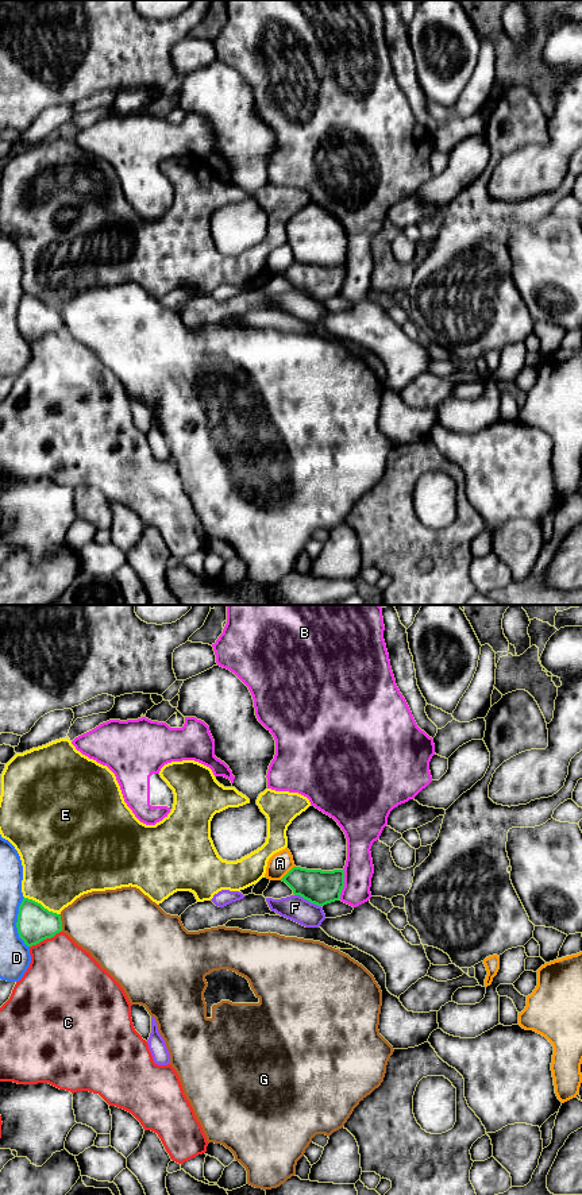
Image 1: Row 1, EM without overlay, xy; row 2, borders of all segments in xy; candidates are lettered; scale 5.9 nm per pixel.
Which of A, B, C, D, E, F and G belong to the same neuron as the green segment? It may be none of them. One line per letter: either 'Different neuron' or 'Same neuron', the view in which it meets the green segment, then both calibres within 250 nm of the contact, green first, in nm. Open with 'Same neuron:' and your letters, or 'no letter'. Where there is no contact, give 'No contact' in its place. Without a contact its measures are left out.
Same neuron: B
A: Different neuron. Touches green in xy. Thickness 200 nm (green) against 140 nm
B: Same neuron. Touches green in xy. Thickness 200 nm (green) against 180 nm
C: Different neuron. Touches green in xy. Thickness 220 nm (green) against 420 nm
D: Different neuron. Touches green in xy. Thickness 220 nm (green) against 180 nm
E: Different neuron. Touches green in xy. Thickness 220 nm (green) against 440 nm
F: Different neuron. Touches green in xy. Thickness 200 nm (green) against 150 nm
G: Different neuron. Touches green in xy. Thickness 220 nm (green) against 380 nm

